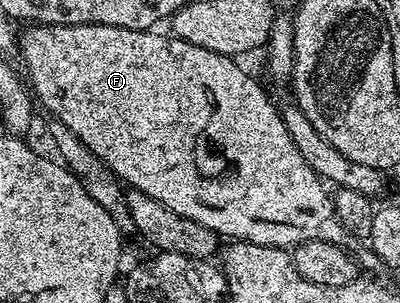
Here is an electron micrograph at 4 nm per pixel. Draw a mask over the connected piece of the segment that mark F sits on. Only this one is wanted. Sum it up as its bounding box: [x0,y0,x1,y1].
[18,24,358,252]

